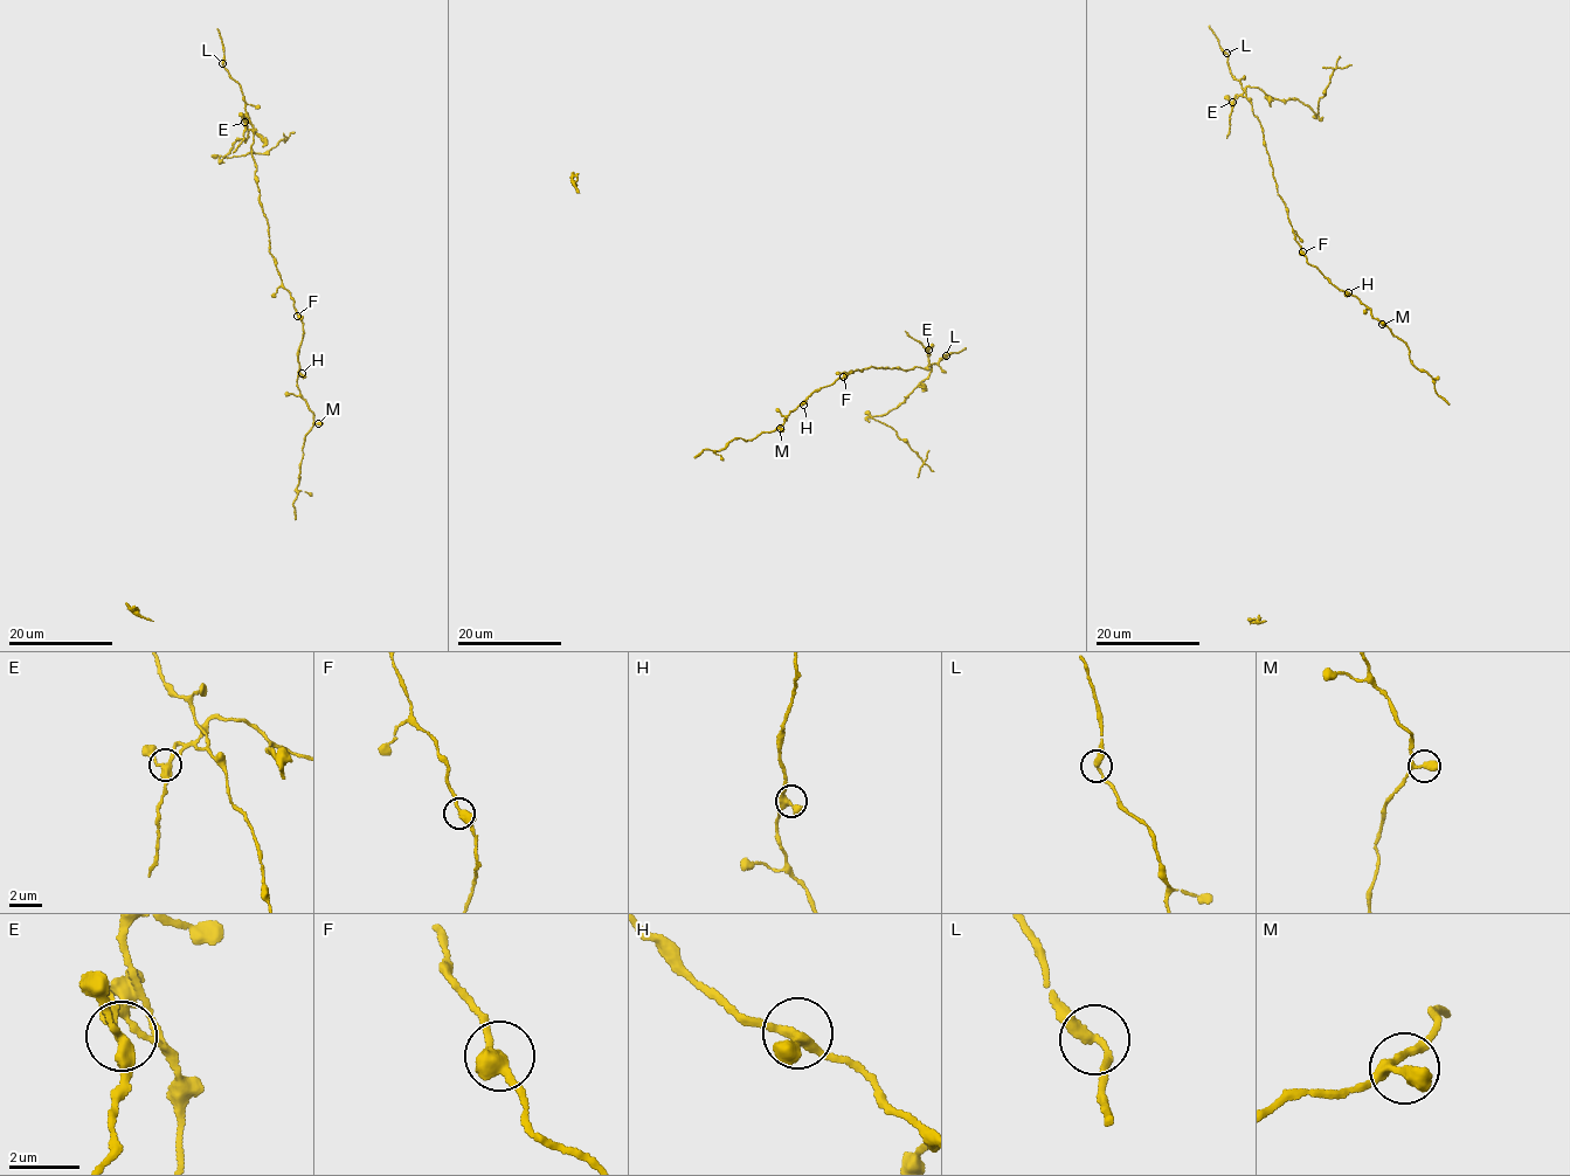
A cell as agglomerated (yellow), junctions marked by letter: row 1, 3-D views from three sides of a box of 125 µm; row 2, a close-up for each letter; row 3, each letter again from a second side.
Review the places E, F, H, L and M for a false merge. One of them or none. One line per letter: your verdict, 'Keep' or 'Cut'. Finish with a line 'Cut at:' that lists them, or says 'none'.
E: Cut
F: Keep
H: Keep
L: Keep
M: Keep
Cut at: E

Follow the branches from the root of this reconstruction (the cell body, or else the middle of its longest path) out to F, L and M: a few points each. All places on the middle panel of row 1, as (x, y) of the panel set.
F: (804, 400), (843, 376)
L: (804, 400), (852, 371), (862, 372), (870, 366), (925, 369), (946, 355)
M: (804, 400), (780, 428)

